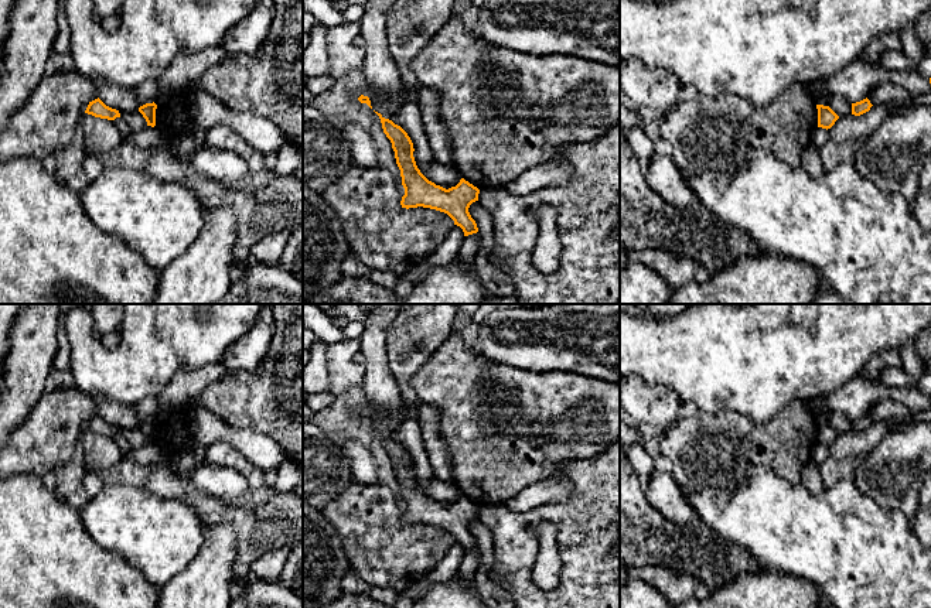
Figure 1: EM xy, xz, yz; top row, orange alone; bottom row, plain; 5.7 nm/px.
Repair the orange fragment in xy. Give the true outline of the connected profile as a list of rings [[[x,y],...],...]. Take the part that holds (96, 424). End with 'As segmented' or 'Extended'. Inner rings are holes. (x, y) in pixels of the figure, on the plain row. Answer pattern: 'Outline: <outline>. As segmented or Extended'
Outline: [[[99,414],[89,419],[85,430],[108,437],[115,437],[116,434],[120,434],[119,427],[106,423]]]. As segmented

